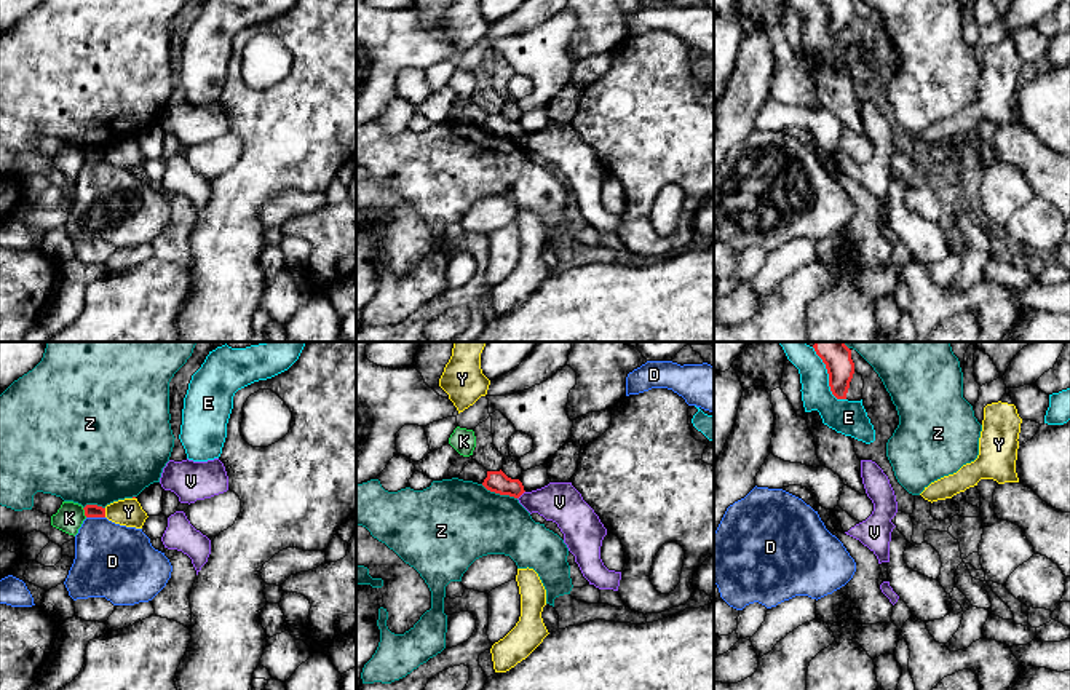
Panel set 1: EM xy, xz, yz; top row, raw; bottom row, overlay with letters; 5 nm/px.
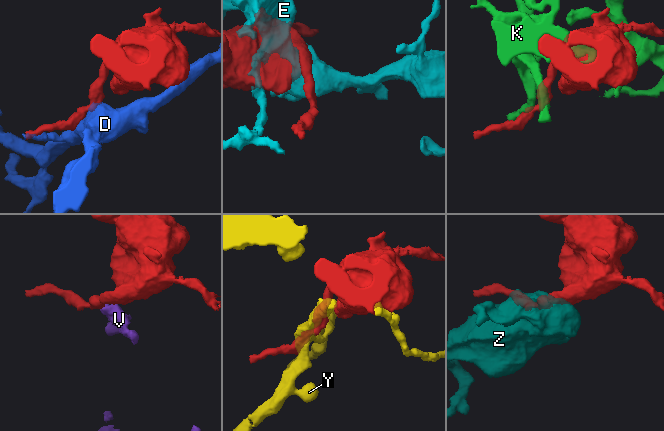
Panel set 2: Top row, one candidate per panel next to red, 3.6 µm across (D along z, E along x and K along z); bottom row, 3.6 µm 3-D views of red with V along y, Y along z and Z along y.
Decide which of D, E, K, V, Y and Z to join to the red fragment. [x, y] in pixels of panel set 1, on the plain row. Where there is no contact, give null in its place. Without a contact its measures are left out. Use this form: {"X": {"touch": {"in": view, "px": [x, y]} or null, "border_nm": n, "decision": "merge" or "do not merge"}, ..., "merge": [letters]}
{"D": {"touch": {"in": "xy", "px": [96, 158]}, "border_nm": 100, "decision": "do not merge"}, "E": {"touch": {"in": "yz", "px": [829, 24]}, "border_nm": 260, "decision": "do not merge"}, "K": {"touch": {"in": "xy", "px": [85, 155]}, "border_nm": 50, "decision": "do not merge"}, "V": {"touch": {"in": "xz", "px": [521, 136]}, "border_nm": 60, "decision": "do not merge"}, "Y": {"touch": {"in": "xy", "px": [104, 155]}, "border_nm": 50, "decision": "do not merge"}, "Z": {"touch": {"in": "xz", "px": [499, 134]}, "border_nm": 200, "decision": "do not merge"}, "merge": []}

